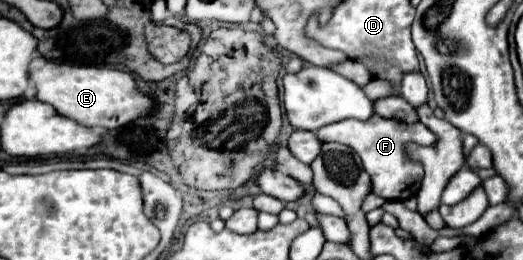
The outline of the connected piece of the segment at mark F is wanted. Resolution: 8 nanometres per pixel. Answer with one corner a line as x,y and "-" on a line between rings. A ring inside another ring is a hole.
370,116
368,120
344,120
336,124
328,124
316,132
320,142
340,142
350,146
364,164
364,170
370,174
372,180
372,194
385,200
406,200
416,196
418,186
422,182
422,162
416,162
408,156
406,144
418,146
432,146
436,136
422,126
422,122
406,124
398,120
386,120
382,116

